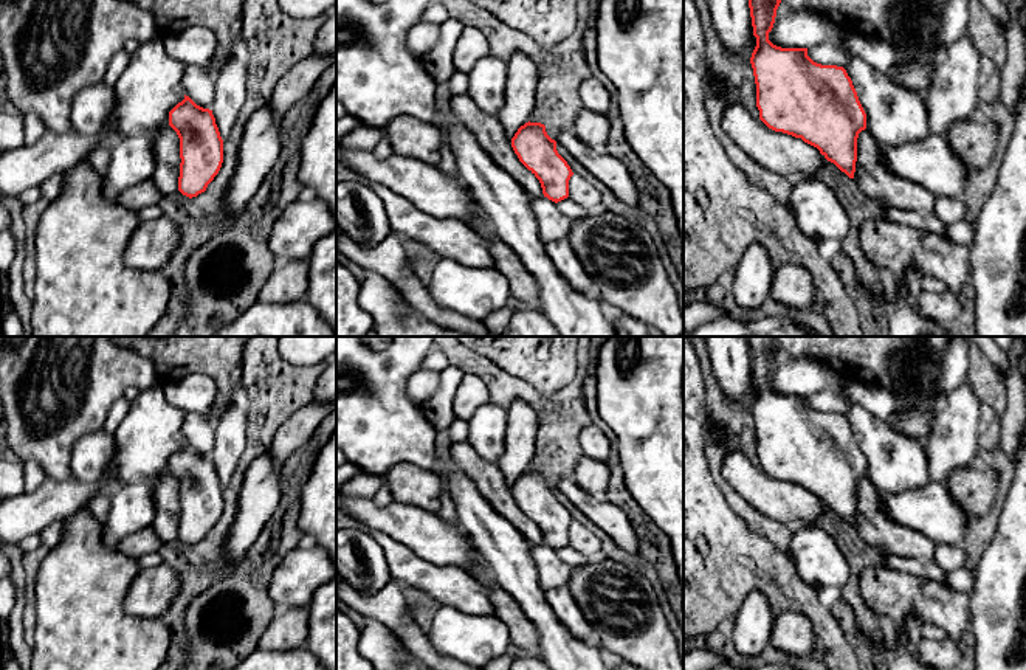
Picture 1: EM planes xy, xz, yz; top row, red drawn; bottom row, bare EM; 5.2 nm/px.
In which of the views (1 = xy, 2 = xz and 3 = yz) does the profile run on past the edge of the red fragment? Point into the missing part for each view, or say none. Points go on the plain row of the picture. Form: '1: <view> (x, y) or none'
1: xy (166, 490)
2: xz (488, 480)
3: yz (874, 528)

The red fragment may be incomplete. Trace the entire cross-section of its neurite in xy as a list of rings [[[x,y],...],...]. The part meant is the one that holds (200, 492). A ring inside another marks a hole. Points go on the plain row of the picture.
[[[186,442],[184,447],[169,459],[169,473],[153,482],[153,496],[157,516],[152,527],[157,530],[163,544],[175,538],[180,538],[189,546],[197,544],[206,538],[223,510],[223,487],[212,458],[197,453]]]

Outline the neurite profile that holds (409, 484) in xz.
[[[403,462],[386,473],[384,482],[389,485],[395,502],[439,512],[442,490],[440,476],[434,470]]]

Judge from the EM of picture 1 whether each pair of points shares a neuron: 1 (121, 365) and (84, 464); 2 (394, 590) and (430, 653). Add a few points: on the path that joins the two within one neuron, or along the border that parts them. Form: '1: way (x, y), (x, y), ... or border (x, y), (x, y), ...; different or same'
1: border (101, 428), (84, 435), (75, 444), (70, 456); different
2: way (394, 605), (395, 619), (414, 638); same

